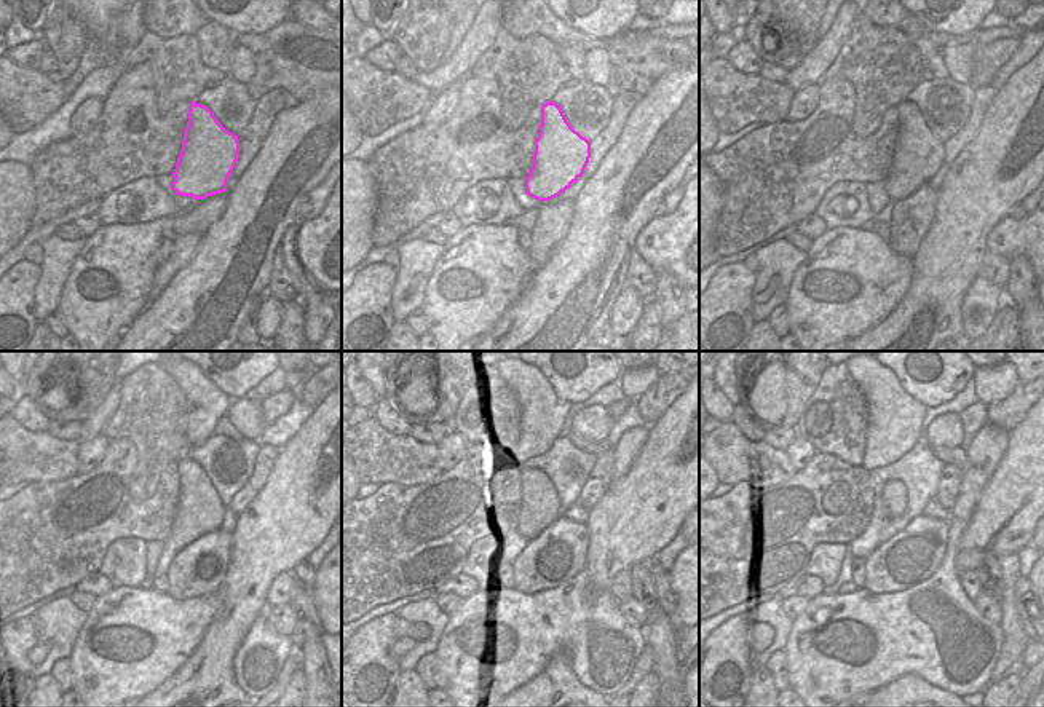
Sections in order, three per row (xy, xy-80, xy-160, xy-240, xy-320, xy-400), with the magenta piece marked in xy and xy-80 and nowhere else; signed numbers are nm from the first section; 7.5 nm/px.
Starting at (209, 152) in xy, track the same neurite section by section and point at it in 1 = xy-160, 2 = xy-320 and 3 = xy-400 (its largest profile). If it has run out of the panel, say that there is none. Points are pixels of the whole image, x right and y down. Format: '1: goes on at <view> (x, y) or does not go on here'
1: goes on at xy-160 (918, 155)
2: goes on at xy-320 (540, 506)
3: goes on at xy-400 (894, 493)

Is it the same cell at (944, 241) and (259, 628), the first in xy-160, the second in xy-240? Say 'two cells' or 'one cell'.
two cells

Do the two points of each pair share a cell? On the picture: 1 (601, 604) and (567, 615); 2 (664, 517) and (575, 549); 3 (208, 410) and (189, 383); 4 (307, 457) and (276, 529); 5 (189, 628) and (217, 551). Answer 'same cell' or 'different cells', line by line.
1: same cell
2: different cells
3: same cell
4: same cell
5: different cells

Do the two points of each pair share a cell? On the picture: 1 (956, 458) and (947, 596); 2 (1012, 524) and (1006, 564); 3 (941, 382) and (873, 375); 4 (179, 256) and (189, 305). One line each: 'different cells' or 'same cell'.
1: different cells
2: different cells
3: different cells
4: different cells

